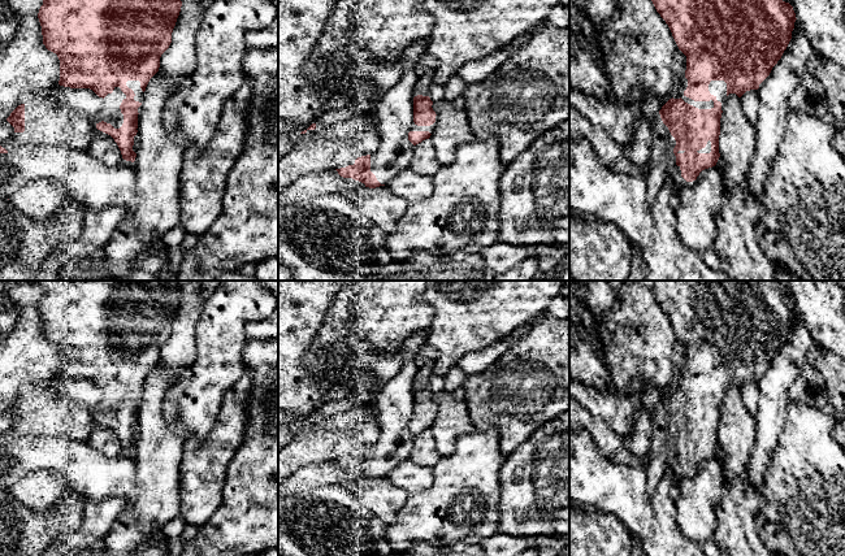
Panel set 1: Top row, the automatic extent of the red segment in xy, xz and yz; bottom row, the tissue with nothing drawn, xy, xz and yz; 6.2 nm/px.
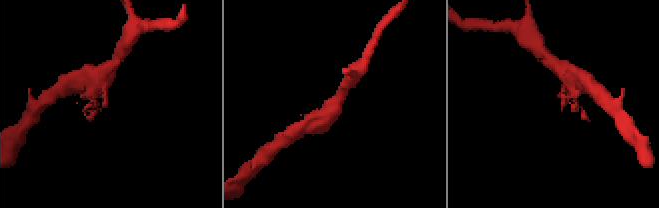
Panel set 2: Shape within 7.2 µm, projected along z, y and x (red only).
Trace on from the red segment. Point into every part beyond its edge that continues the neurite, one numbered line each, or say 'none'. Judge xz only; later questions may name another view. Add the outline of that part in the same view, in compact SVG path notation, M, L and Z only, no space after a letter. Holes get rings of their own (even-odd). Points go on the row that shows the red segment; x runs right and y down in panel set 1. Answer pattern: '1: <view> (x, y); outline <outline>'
1: xz (424, 82); outline M428 71L424 75L419 77L416 86L415 86L415 96L422 95L428 96L429 87L434 83L434 73Z

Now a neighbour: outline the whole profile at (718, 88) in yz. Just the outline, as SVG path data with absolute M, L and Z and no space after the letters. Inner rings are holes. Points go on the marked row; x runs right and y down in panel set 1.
M711 81L708 84L708 91L722 103L722 110L727 100L727 83L724 81Z

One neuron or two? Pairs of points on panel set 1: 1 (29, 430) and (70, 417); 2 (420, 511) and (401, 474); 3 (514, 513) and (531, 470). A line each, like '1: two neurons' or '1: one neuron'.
1: one neuron
2: two neurons
3: one neuron

